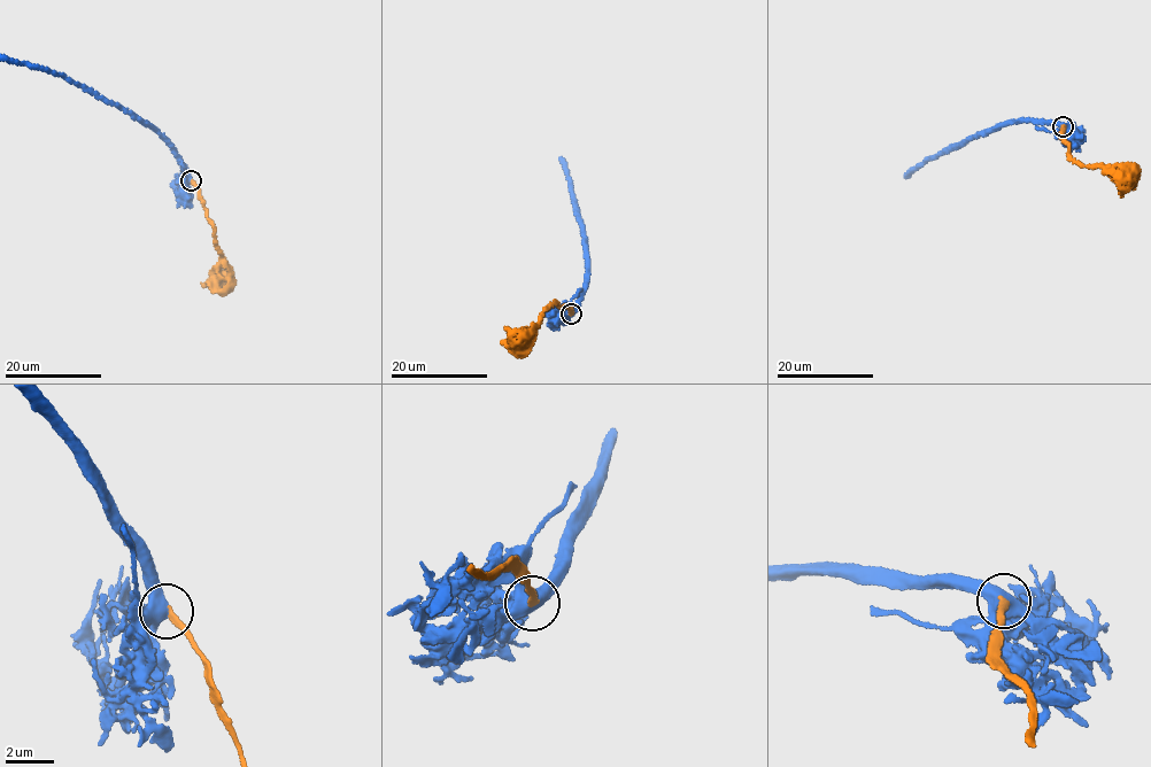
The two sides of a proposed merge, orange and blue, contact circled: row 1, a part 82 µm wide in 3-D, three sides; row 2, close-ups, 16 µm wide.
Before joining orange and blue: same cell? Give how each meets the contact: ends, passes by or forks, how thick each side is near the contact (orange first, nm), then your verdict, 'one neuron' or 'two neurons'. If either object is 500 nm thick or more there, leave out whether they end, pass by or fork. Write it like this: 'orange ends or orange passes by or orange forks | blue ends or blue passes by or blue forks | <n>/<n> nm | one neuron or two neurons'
orange ends | blue forks | 220/440 nm | one neuron

